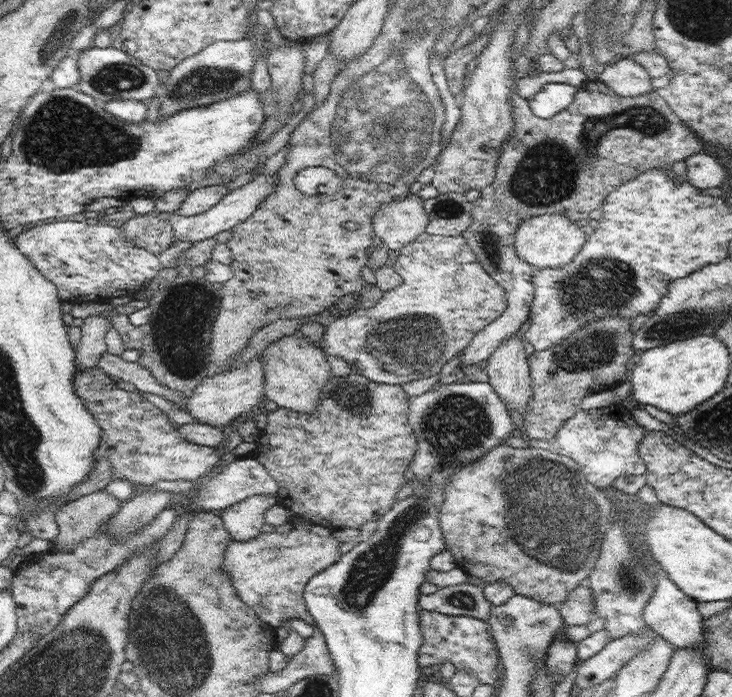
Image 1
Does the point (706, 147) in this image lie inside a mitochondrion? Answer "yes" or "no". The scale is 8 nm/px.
no

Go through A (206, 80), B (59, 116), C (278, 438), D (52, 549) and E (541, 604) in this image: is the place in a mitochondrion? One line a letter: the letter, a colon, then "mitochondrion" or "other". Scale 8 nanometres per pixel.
A: mitochondrion
B: mitochondrion
C: other
D: other
E: other

